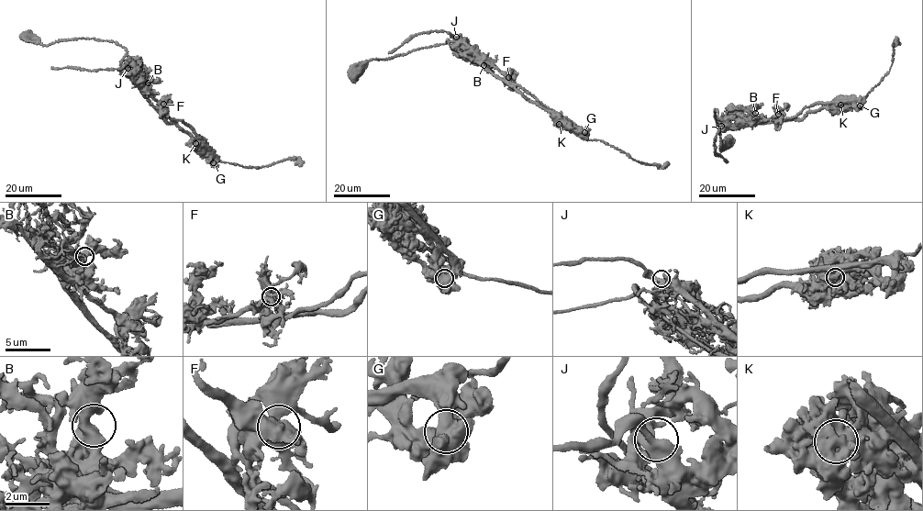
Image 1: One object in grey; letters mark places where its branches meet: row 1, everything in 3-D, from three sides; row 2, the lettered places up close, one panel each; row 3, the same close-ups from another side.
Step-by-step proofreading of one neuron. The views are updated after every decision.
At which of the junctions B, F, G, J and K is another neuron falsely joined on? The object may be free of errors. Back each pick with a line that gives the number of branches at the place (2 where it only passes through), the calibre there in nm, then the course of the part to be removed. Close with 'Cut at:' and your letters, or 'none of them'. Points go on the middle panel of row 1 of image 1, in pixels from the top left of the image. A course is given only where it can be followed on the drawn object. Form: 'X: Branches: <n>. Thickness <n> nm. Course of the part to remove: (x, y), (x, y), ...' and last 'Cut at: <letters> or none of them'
K: Branches: 2. Thickness 850 nm. Course of the part to remove: (559, 124), (580, 130), (513, 83), (507, 75), (450, 33), (432, 30), (413, 35), (389, 53)
Cut at: K

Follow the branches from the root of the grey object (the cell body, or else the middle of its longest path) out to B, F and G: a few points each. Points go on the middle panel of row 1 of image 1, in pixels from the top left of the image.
B: (354, 74), (371, 59), (386, 60), (443, 44), (449, 39), (449, 43), (465, 56), (483, 65)
F: (354, 74), (371, 59), (386, 60), (443, 44), (449, 39), (449, 43), (465, 56), (493, 64), (508, 77)
G: (354, 74), (371, 59), (386, 60), (449, 39), (462, 54), (537, 103), (565, 127), (584, 132)

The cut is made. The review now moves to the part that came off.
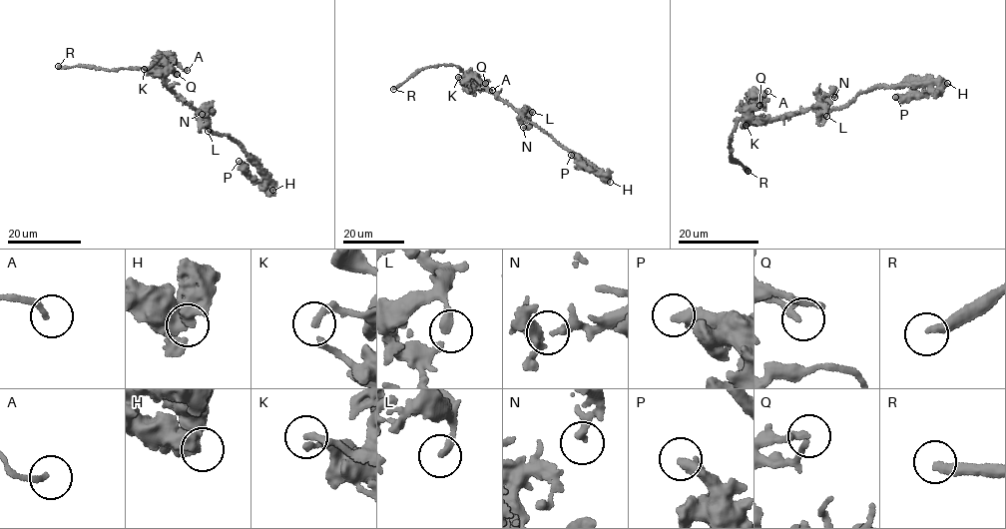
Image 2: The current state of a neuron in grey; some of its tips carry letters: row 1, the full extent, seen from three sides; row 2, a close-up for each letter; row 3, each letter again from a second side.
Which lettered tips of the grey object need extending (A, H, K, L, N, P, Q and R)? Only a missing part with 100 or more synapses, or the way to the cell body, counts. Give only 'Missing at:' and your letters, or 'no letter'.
Missing at: R

